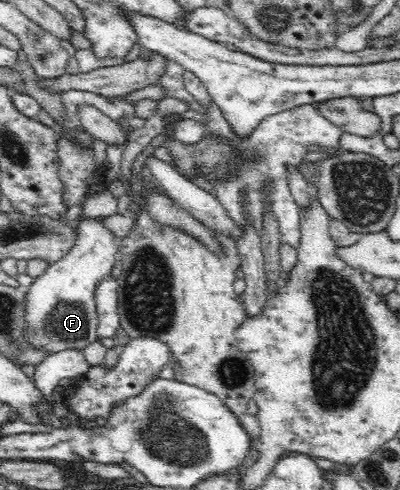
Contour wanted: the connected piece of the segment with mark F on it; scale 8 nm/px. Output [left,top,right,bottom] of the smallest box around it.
[25,220,115,358]

